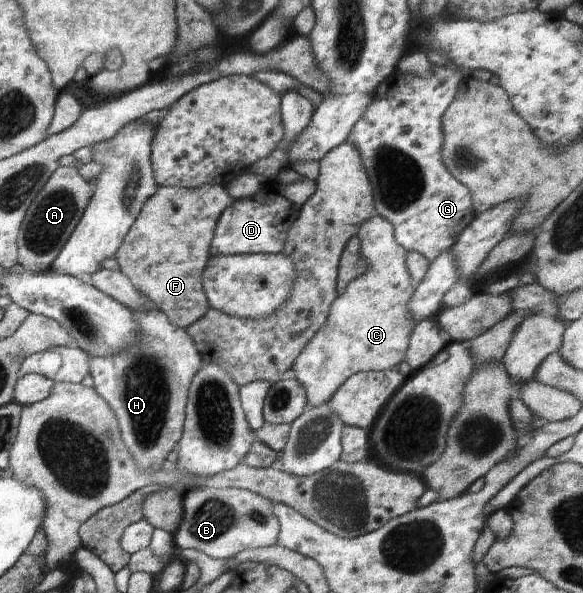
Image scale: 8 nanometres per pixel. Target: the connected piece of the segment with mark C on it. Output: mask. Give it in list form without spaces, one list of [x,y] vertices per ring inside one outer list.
[[[376,214],[360,225],[356,235],[367,263],[366,273],[352,280],[344,293],[336,296],[325,324],[305,345],[291,367],[304,388],[307,409],[328,402],[337,387],[351,375],[389,370],[402,363],[411,329],[416,323],[407,308],[416,289],[406,267],[407,249],[395,240],[392,224]]]

